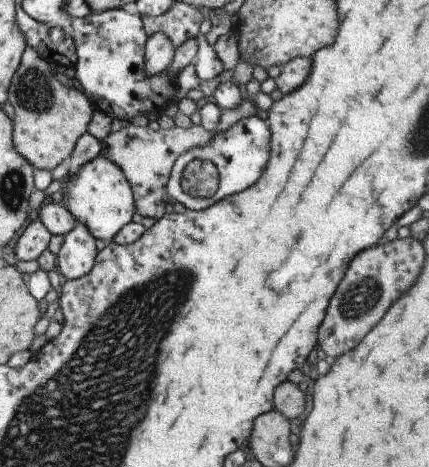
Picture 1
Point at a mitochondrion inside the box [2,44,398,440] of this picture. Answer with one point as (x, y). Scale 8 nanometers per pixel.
(33, 91)

